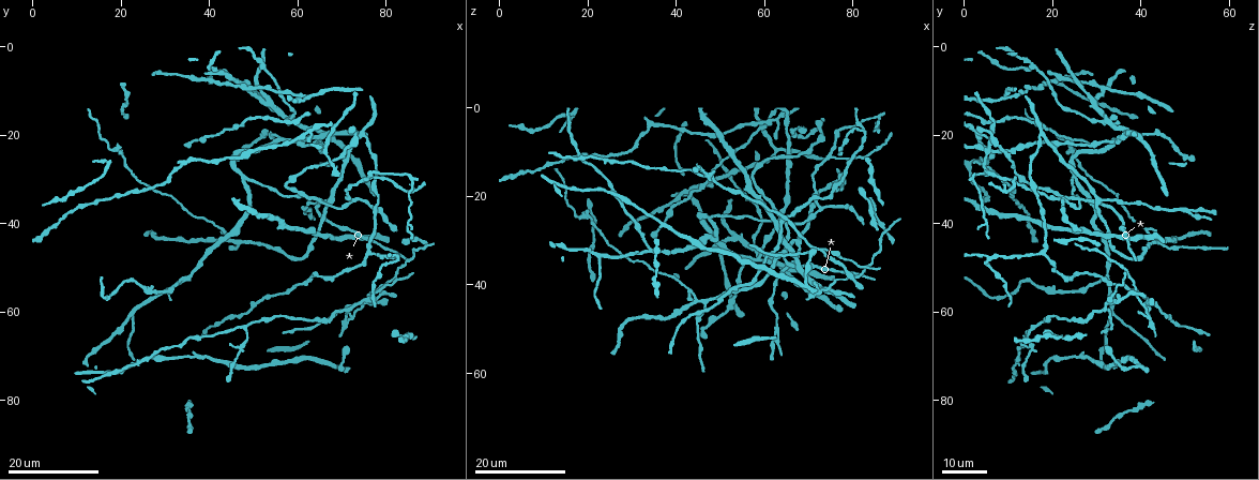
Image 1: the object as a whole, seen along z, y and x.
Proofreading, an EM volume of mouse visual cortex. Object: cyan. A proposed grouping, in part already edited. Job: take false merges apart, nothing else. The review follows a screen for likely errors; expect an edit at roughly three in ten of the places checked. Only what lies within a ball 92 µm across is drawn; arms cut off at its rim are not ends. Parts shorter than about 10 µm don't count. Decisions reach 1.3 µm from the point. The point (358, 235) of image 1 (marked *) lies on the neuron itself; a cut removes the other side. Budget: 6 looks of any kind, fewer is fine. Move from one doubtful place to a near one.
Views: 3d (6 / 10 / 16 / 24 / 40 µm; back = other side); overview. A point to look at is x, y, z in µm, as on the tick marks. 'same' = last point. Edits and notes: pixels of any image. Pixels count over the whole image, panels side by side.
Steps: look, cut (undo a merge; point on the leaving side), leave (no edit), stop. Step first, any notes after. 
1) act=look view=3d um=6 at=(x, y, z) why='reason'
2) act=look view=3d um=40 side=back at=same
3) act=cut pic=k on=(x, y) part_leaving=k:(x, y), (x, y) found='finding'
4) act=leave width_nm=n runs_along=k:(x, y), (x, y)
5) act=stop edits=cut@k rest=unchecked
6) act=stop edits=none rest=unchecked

act=look view=3d um=24 at=(65.0, 35.0, 25.5) why='four-way junction'

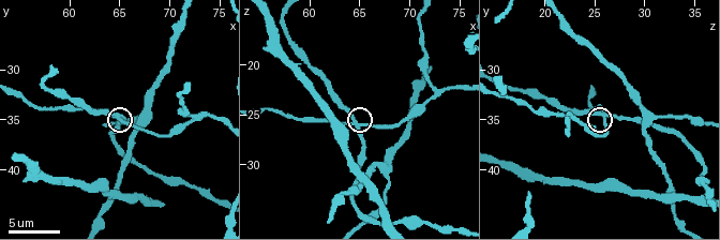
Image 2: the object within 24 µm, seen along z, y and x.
act=look view=3d um=10 at=(64.8, 35.0, 26.2)

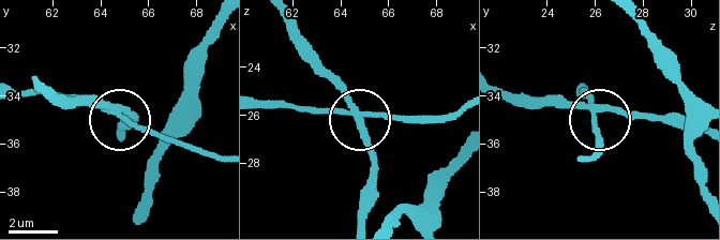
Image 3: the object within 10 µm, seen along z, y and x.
act=leave runs_along=3:(362, 219), (374, 169), (364, 117), (421, 115) found='continuous, no second neuron'

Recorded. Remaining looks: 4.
act=look view=3d um=6 at=(73.0, 34.4, 22.4) why='arms part here'

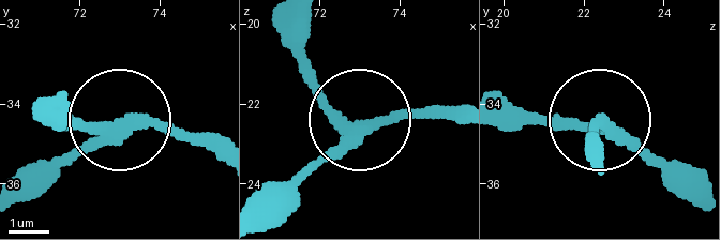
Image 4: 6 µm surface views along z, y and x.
act=look view=3d um=6 side=back at=(72.80, 34.60, 22.65) why='other side'

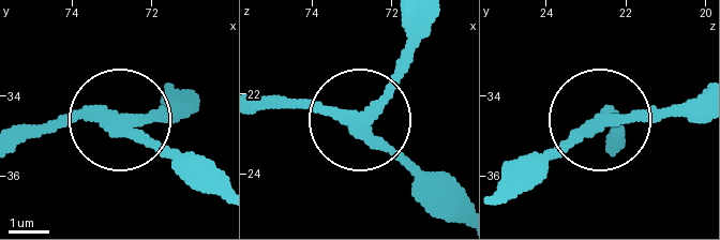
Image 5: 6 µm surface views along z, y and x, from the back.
act=cut pic=5 on=(156, 110) width_nm=280 part_leaving=5:(369, 117), (392, 78), (409, 17) found='a second neuron is stuck on'

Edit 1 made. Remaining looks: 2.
act=look view=3d um=16 at=(71.5, 62.0, 42.5) why='three-way junction'

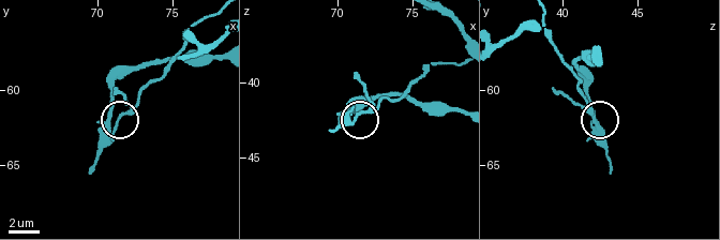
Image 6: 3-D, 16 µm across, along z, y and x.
act=look view=3d um=10 at=(71.2, 62.4, 42.2)

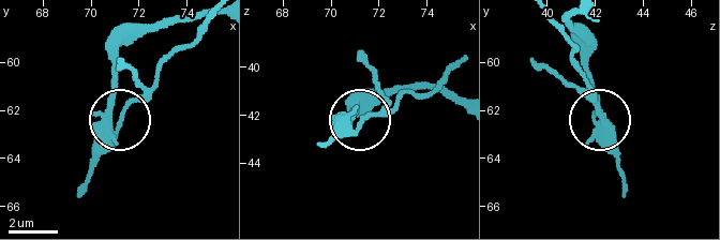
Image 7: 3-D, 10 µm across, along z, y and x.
act=cut pic=7 on=(126, 101) arms=3 part_leaving=7:(116, 129), (159, 69), (208, 19) found='two neurons meet here'

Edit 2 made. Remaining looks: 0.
act=stop edits=cut@5,cut@7 rest=unchecked

